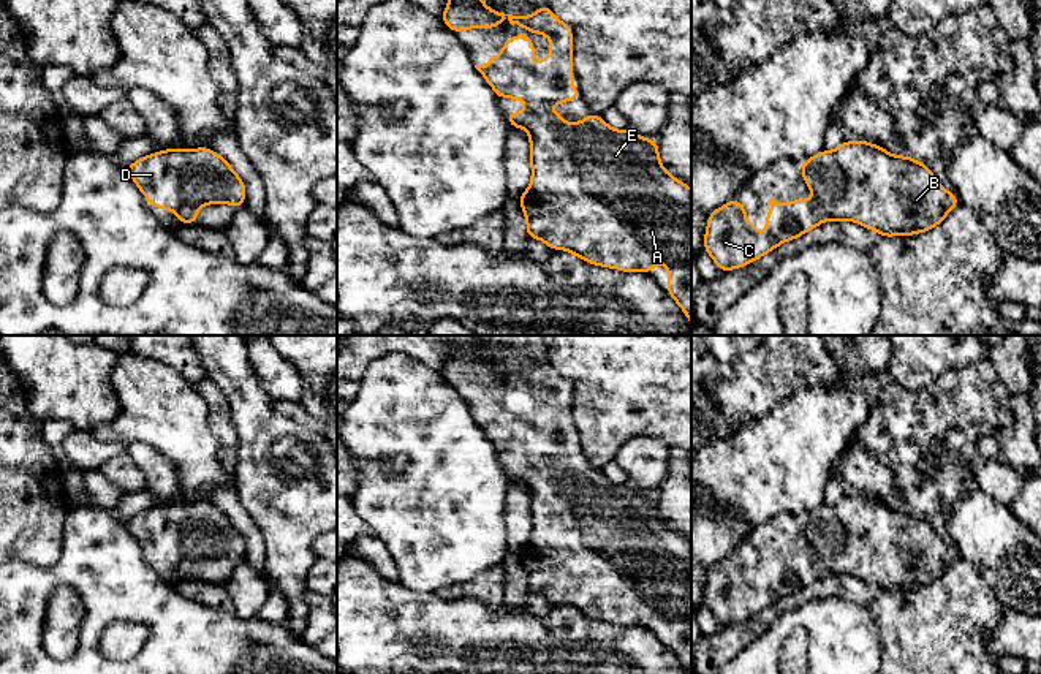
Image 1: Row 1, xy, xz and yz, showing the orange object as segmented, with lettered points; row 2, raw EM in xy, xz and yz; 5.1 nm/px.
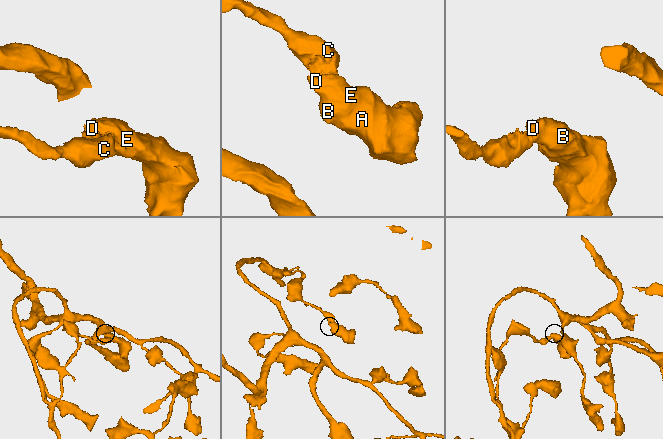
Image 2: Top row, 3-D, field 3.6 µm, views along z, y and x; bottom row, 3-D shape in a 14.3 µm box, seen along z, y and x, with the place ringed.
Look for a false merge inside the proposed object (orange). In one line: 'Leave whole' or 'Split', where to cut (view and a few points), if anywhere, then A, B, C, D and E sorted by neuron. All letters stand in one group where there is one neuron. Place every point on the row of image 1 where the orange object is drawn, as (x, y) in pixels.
Leave whole. No split. Groups: A B C D E

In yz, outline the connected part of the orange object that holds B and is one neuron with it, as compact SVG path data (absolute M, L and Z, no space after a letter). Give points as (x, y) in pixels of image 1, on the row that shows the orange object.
M862 139L843 141L835 150L821 150L801 163L801 172L813 198L793 199L785 206L770 198L772 209L766 214L764 236L747 220L747 210L737 198L709 214L704 252L710 255L721 272L745 267L826 220L854 222L883 237L914 236L940 225L959 204L957 195L949 193L926 163L908 155L892 155Z

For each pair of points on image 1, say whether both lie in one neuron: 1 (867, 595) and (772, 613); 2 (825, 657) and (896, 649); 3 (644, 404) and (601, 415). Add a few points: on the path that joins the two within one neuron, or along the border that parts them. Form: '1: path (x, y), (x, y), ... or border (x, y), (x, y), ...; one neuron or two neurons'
1: path (844, 589), (818, 589), (796, 598); one neuron
2: border (870, 616), (877, 627), (883, 657); two neurons
3: path (633, 404), (613, 404); one neuron

